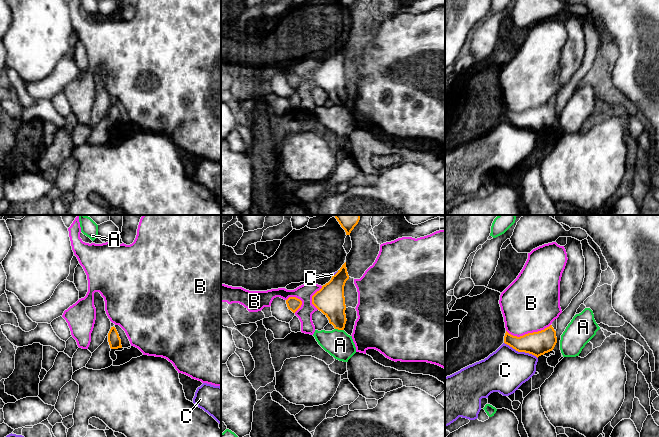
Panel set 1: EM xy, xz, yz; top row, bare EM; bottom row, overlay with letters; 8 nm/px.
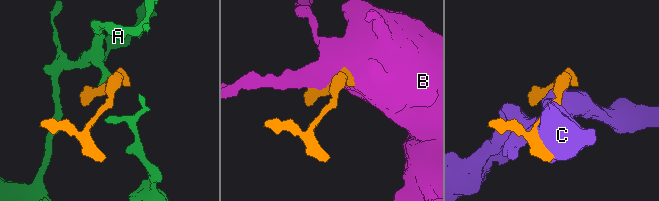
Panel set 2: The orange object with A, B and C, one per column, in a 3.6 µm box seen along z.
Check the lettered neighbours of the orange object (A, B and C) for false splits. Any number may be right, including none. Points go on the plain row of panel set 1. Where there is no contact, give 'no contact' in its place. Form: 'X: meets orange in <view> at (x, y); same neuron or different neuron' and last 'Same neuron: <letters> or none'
A: meets orange in xz at (339, 105); different neuron
B: meets orange in yz at (528, 109); different neuron
C: meets orange in yz at (521, 127); different neuron
Same neuron: none

